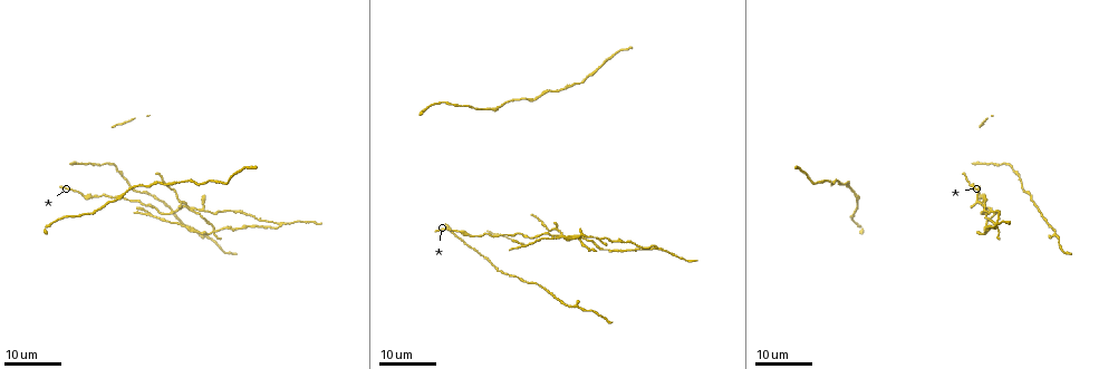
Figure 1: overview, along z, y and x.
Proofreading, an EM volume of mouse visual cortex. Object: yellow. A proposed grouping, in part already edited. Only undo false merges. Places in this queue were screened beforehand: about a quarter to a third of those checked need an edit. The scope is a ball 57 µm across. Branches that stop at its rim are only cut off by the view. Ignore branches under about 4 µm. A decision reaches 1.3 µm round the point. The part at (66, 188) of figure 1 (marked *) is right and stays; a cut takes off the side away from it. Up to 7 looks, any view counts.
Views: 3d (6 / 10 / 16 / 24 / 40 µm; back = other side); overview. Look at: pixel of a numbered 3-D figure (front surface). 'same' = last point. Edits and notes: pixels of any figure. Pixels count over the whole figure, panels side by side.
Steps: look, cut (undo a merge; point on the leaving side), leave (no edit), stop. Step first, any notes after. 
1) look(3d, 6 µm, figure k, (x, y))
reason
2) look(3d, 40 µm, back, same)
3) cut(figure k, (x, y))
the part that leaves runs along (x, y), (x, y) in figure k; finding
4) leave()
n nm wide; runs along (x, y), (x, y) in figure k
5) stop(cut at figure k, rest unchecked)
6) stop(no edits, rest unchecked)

look(3d, 16 µm, figure 1, (185, 203))

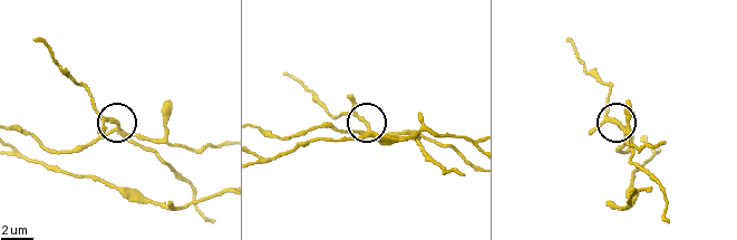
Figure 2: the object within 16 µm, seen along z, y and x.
look(3d, 6 µm, figure 2, (116, 126))

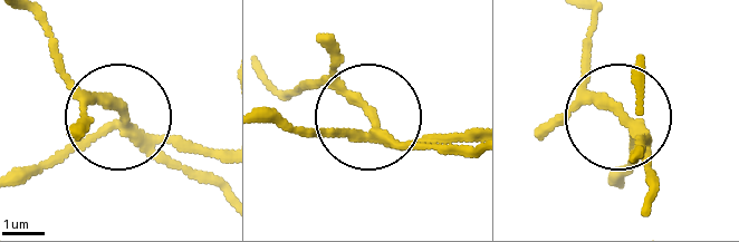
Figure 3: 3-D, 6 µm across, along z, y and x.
cut(figure 3, (98, 98))
3 arms; a second cell is stuck on

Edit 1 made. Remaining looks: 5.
look(3d, 24 µm, figure 1, (199, 186))
sudden change in width

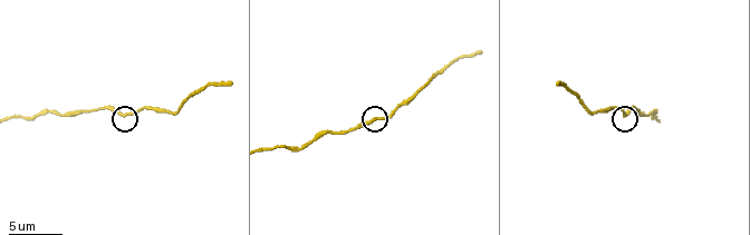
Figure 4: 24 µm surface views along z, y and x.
look(3d, 10 µm, figure 4, (126, 117))

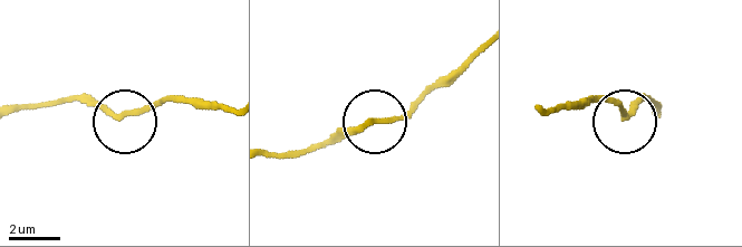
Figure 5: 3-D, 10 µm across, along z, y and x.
leave()
runs along (268, 152), (338, 141), (396, 117), (439, 87) in figure 5; continuous, no second cell

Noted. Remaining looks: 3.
look(3d, 24 µm, figure 1, (280, 225))
three arms meet

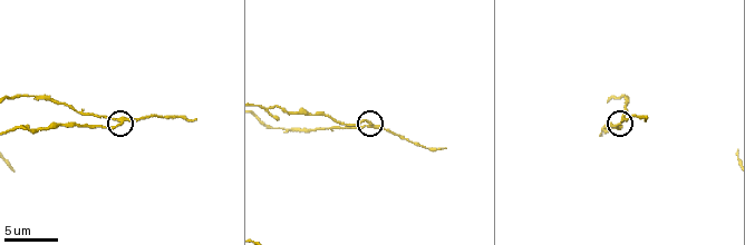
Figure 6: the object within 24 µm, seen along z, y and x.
look(3d, 6 µm, figure 6, (372, 125))

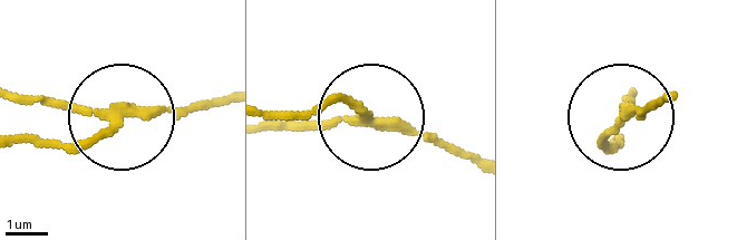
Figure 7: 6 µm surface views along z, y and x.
look(3d, 6 µm, back, figure 7, (122, 115))

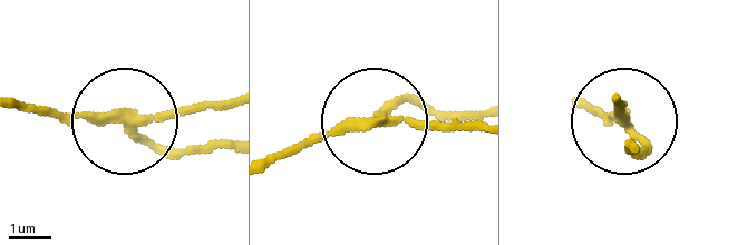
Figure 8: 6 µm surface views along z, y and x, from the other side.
cut(figure 8, (194, 152))
3 arms; the part that leaves runs along (136, 138), (229, 149) in figure 8; two cells meet here

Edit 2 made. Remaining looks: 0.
stop(cut at figure 3, cut at figure 8, rest unchecked)

